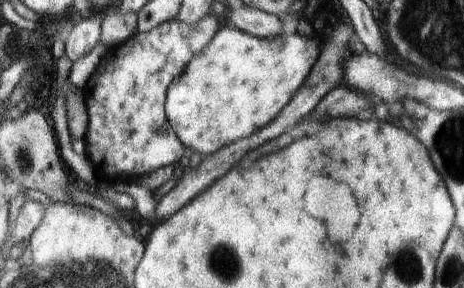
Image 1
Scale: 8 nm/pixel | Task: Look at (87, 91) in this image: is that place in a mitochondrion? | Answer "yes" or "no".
no

